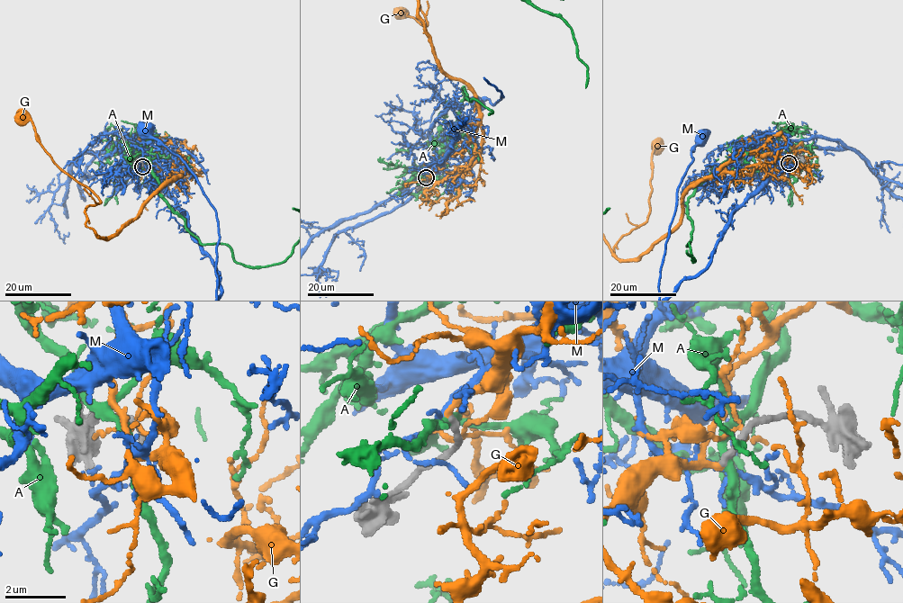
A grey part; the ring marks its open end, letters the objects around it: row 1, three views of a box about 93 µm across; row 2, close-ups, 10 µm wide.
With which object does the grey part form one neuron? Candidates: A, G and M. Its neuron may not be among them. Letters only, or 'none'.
none

